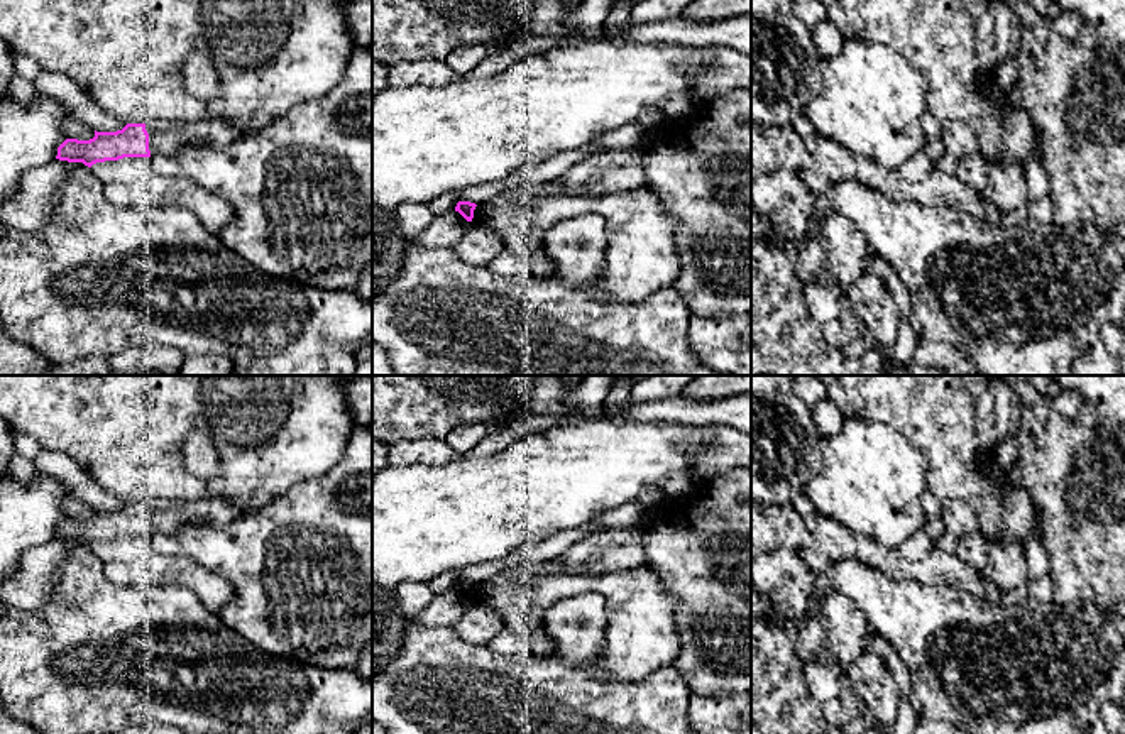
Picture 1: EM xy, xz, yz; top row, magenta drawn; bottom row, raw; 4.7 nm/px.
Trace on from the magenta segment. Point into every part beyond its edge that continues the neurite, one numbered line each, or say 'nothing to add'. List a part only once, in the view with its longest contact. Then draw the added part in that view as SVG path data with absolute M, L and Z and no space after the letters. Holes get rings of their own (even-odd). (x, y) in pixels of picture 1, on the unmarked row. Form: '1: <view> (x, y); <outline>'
1: xy (164, 518); M200 499L184 502L145 502L149 529L152 533L173 534L184 524L223 526L240 512L227 499Z

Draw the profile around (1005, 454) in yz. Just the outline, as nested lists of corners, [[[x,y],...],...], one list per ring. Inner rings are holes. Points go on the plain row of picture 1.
[[[1017,435],[1005,436],[991,450],[993,462],[1003,472],[1010,472],[1018,458]]]

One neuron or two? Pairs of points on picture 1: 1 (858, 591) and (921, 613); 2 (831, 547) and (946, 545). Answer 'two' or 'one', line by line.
1: one
2: two

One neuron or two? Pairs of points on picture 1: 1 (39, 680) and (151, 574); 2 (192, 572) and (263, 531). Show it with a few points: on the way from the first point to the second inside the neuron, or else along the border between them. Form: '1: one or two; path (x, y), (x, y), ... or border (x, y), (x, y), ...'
1: two; border (139, 582), (178, 584), (181, 587)
2: two; border (163, 555), (186, 555), (224, 577), (234, 589)

